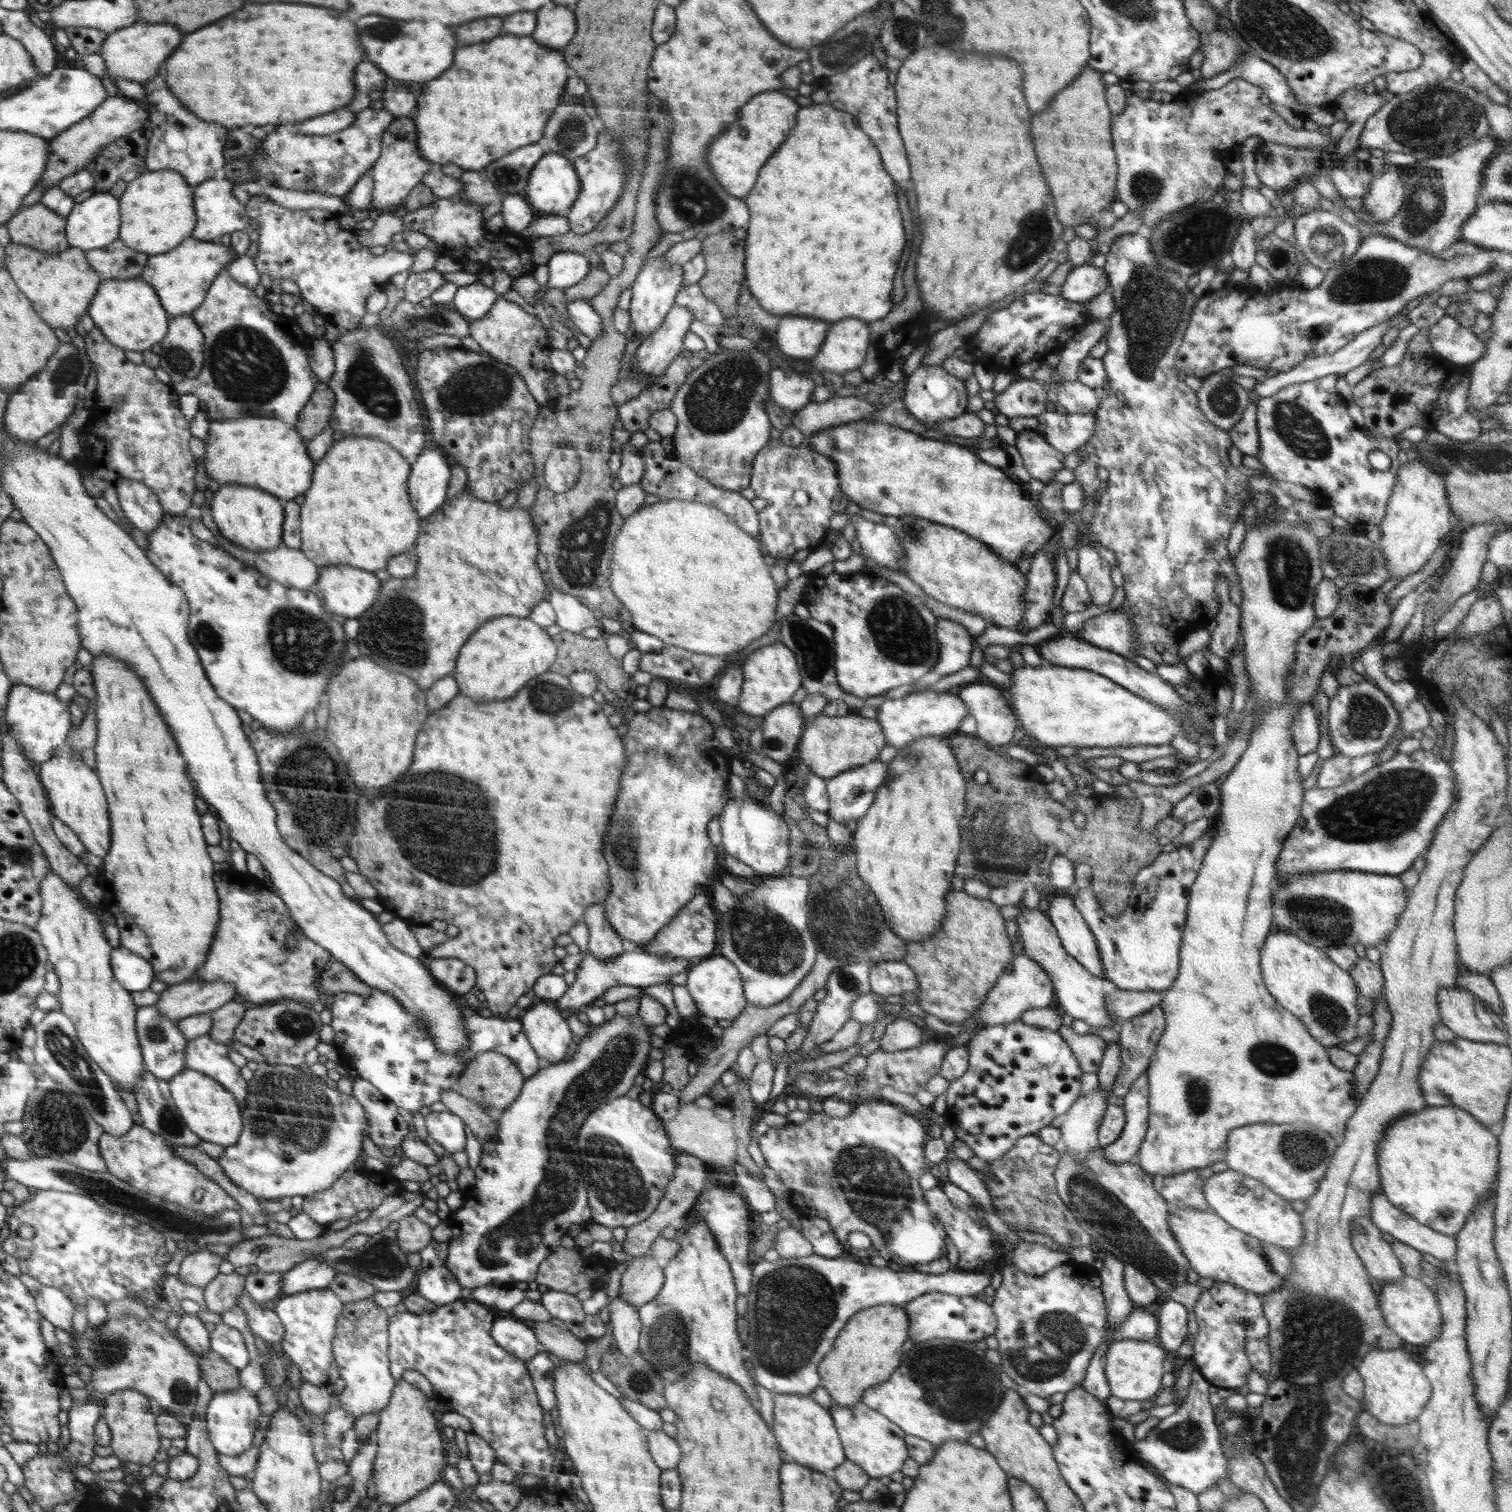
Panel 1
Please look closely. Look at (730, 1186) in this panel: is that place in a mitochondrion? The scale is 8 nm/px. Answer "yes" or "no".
no

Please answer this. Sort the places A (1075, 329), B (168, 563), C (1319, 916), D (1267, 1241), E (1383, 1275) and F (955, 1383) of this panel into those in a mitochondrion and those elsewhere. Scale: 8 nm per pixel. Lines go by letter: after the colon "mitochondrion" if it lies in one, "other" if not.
A: other
B: other
C: mitochondrion
D: other
E: other
F: mitochondrion

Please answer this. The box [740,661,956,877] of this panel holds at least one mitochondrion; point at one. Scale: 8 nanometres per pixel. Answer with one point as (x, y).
(857, 792)

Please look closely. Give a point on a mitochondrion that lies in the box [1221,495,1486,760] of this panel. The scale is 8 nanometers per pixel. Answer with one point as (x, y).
(1290, 566)

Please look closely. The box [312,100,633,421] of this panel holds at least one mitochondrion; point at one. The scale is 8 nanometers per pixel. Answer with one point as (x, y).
(478, 388)

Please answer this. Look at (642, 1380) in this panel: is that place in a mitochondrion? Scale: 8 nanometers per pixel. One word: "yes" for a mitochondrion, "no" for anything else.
yes

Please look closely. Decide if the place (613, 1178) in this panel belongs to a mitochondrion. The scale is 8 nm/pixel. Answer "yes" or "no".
yes

